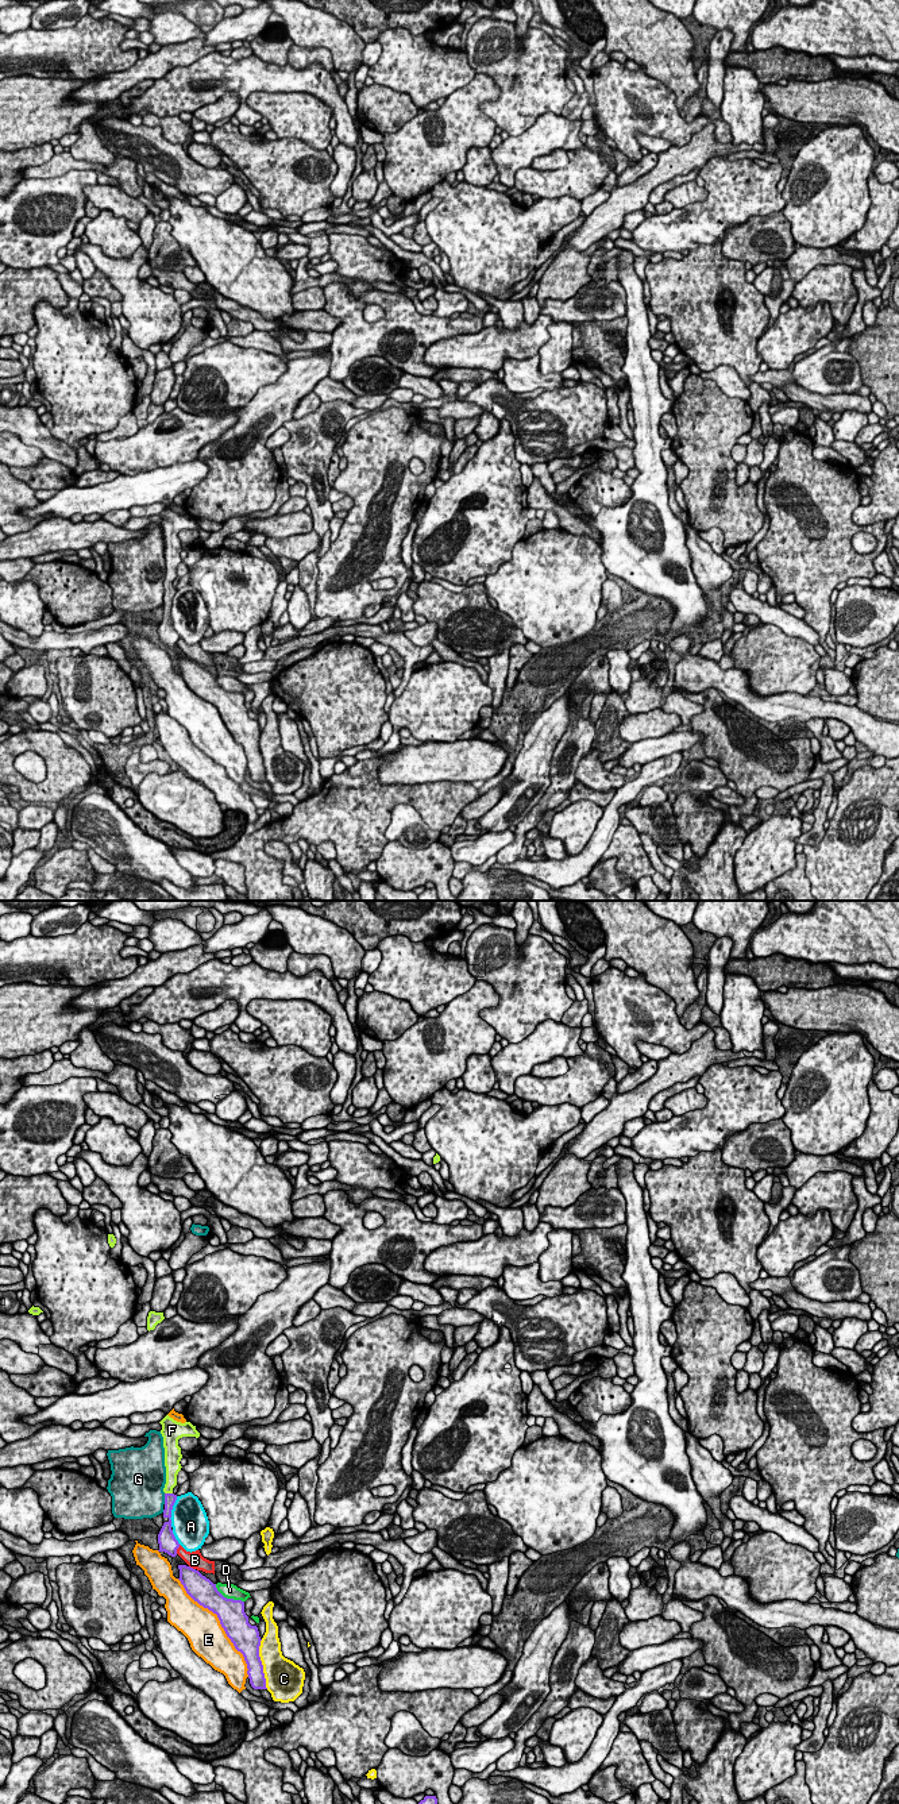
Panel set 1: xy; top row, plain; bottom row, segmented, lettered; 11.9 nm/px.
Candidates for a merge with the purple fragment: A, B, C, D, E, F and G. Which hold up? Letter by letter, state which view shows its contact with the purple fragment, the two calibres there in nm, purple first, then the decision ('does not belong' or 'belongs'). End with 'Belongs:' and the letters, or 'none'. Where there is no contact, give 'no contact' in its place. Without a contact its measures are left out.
A: xy | 140/420 nm | does not belong
B: xy | 220/190 nm | does not belong
C: xy | 220/380 nm | does not belong
D: xy | 320/190 nm | does not belong
E: xy | 320/440 nm | does not belong
F: xy | 130/130 nm | belongs
G: xy | 130/480 nm | does not belong
Belongs: F

